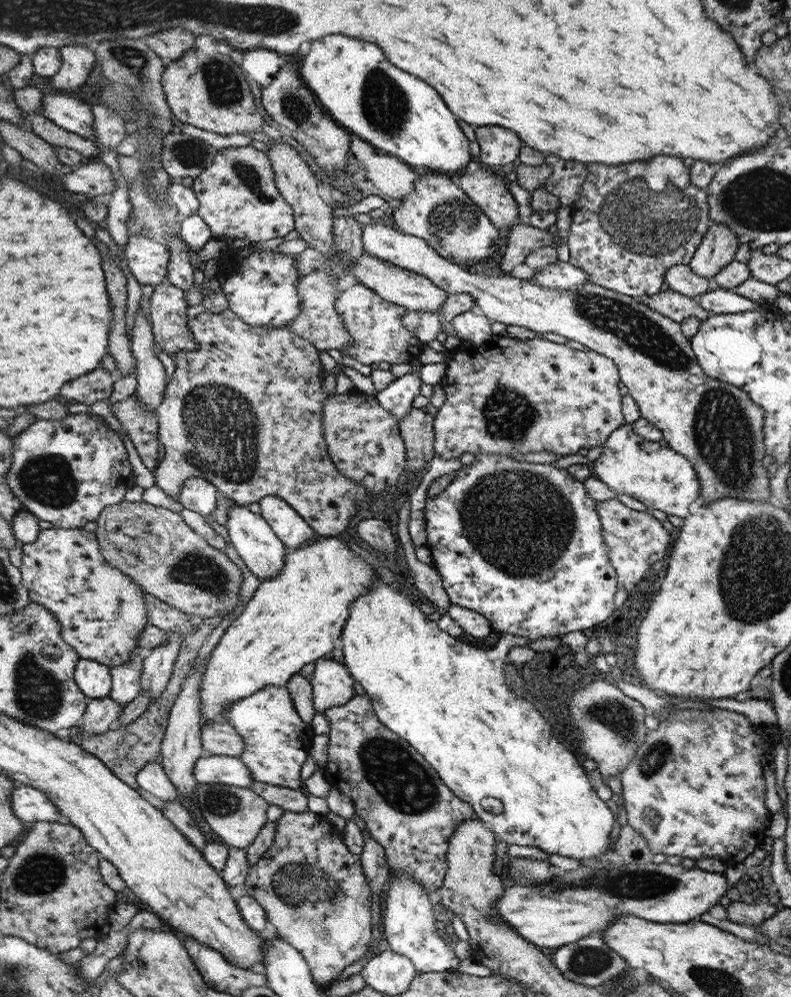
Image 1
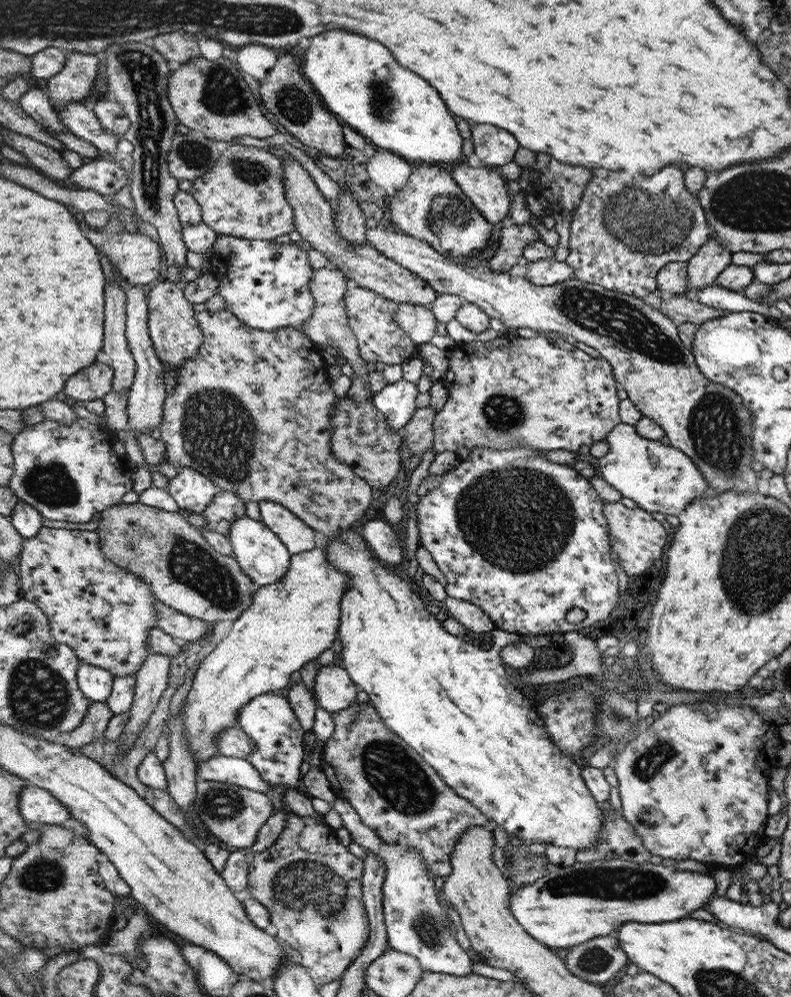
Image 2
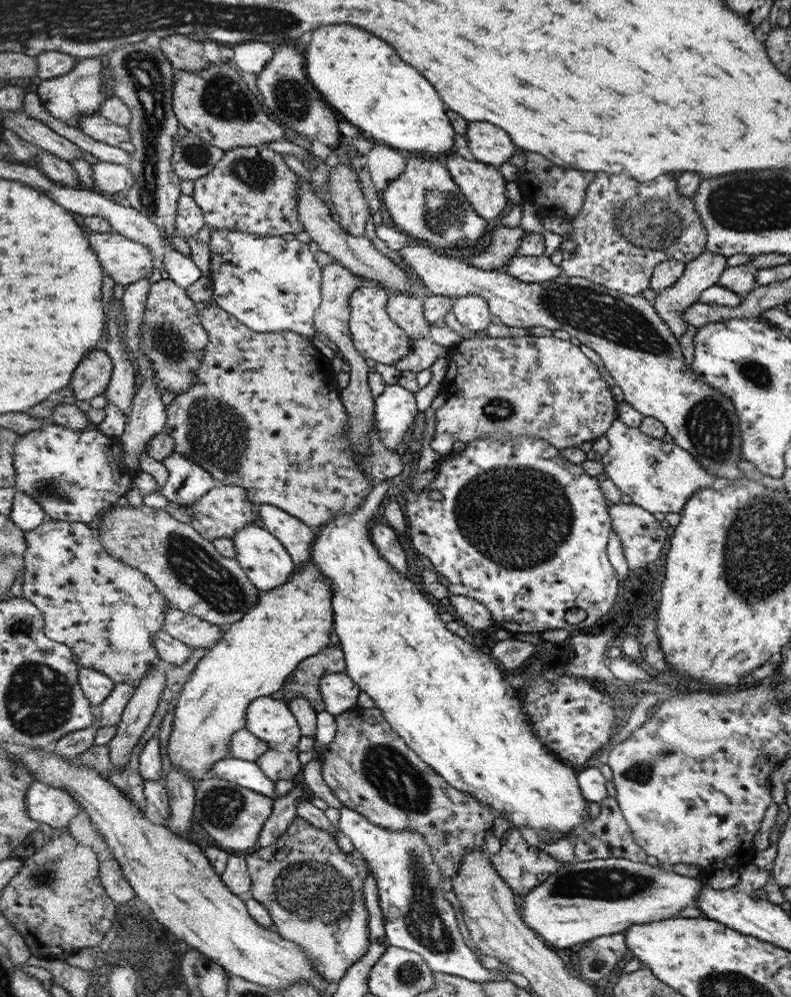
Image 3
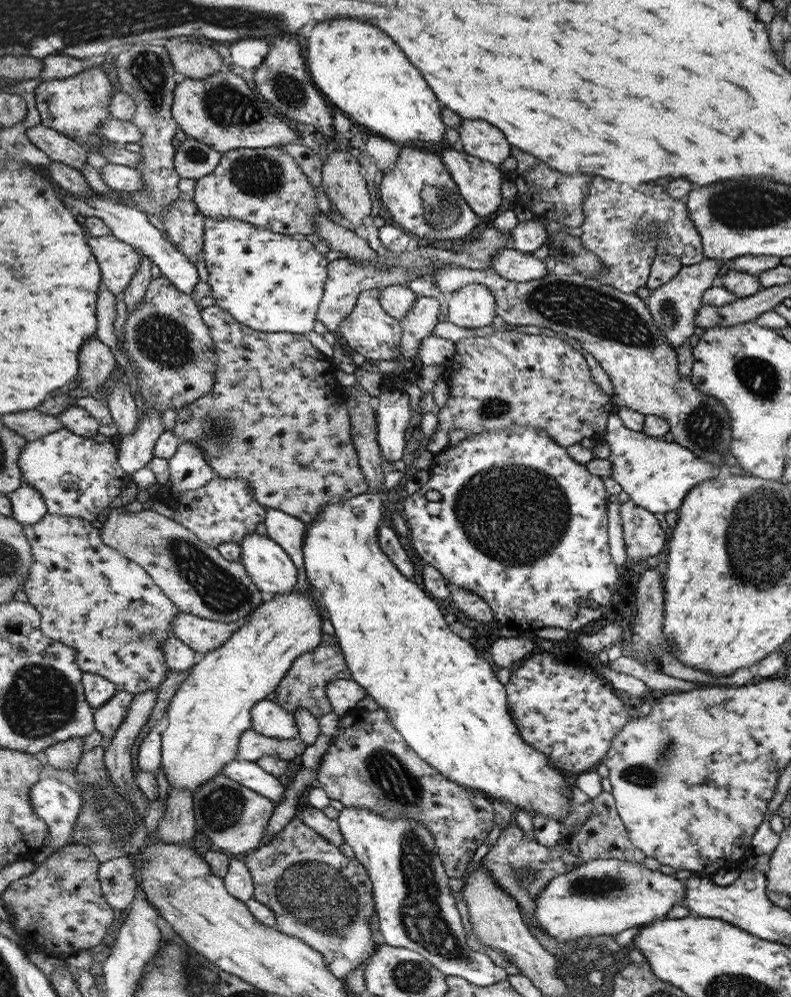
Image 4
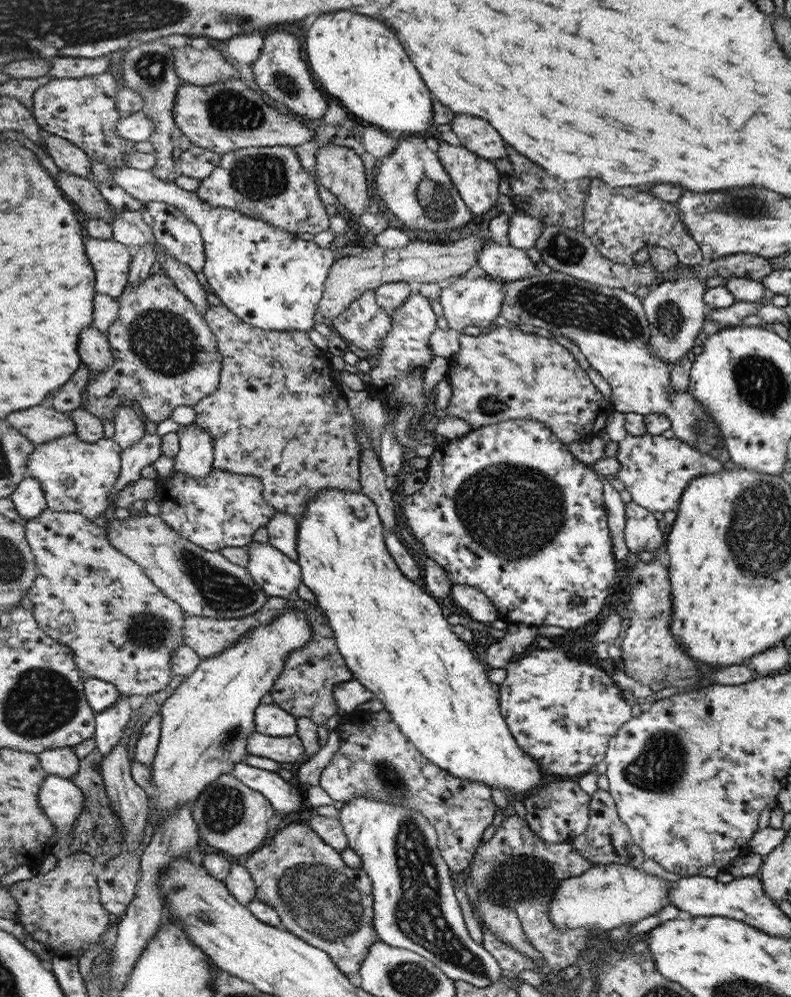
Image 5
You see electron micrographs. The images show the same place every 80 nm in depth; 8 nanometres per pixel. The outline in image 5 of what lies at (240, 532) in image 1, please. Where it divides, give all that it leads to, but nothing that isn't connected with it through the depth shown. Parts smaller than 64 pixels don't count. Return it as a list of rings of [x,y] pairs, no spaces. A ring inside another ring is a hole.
[[[254,541],[248,546],[247,568],[253,579],[270,597],[291,598],[295,596],[301,579],[301,565],[290,560],[272,543]]]

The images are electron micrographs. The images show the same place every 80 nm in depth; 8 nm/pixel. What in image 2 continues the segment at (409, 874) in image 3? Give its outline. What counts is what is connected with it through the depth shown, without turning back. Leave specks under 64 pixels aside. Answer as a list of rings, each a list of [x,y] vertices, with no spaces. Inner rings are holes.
[[[336,798],[330,804],[343,820],[343,827],[348,829],[352,841],[364,848],[367,854],[376,854],[386,866],[386,879],[383,890],[383,921],[390,938],[389,946],[398,952],[416,956],[421,961],[422,969],[452,976],[470,976],[472,964],[470,956],[458,946],[450,928],[448,928],[448,910],[440,906],[434,890],[434,879],[428,873],[426,861],[416,849],[406,849],[400,845],[386,845],[382,838],[369,825],[364,824],[359,814],[346,799]]]

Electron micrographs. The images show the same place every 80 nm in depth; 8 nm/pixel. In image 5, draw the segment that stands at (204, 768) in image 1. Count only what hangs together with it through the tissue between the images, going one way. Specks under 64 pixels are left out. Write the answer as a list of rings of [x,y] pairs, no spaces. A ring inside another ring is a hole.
[[[242,762],[229,773],[267,797],[275,812],[282,818],[298,812],[302,806],[302,796],[298,794],[298,790],[282,780],[276,771],[263,770]]]

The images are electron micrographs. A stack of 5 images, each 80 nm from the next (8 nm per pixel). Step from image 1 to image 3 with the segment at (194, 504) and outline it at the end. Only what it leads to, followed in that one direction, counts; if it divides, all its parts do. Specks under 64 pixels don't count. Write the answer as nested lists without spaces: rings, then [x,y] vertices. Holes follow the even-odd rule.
[[[172,453],[162,464],[169,470],[169,478],[160,492],[167,500],[182,507],[190,507],[192,503],[200,501],[217,484],[208,469],[202,468],[194,460],[188,460],[183,454]]]

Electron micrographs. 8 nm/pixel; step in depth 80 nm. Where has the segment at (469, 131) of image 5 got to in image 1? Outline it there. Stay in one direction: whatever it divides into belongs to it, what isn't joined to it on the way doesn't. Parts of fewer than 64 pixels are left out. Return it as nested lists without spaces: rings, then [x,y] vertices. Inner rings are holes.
[[[484,125],[478,126],[475,133],[480,145],[479,162],[484,162],[490,167],[504,166],[520,156],[524,142],[518,138],[516,132],[501,126]]]

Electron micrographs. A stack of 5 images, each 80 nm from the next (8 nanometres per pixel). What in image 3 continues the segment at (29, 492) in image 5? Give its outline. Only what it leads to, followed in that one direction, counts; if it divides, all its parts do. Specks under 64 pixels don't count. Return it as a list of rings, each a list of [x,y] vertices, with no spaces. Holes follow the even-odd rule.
[[[16,490],[9,517],[21,530],[33,531],[35,528],[40,527],[48,516],[44,509],[38,505],[38,502],[30,497],[30,494]]]

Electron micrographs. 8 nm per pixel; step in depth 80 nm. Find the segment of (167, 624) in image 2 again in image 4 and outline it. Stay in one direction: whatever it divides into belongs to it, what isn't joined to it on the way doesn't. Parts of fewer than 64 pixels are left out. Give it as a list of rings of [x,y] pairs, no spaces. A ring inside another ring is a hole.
[[[179,610],[174,615],[172,629],[182,643],[206,654],[226,644],[244,621],[216,622]]]

